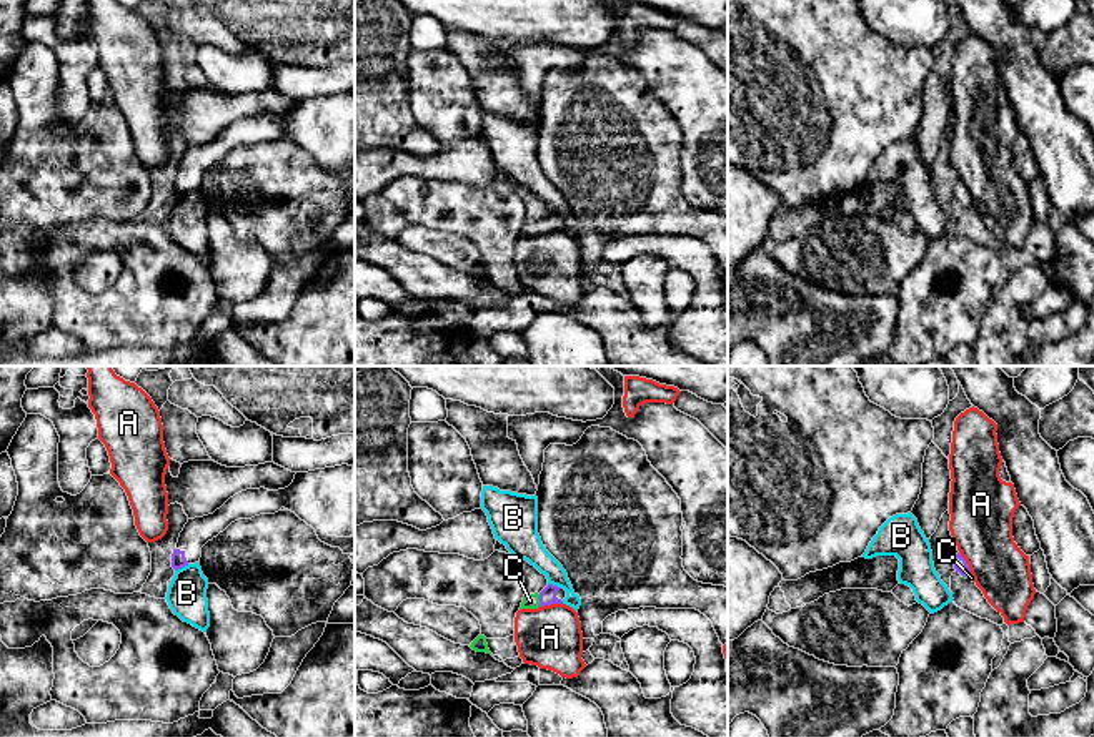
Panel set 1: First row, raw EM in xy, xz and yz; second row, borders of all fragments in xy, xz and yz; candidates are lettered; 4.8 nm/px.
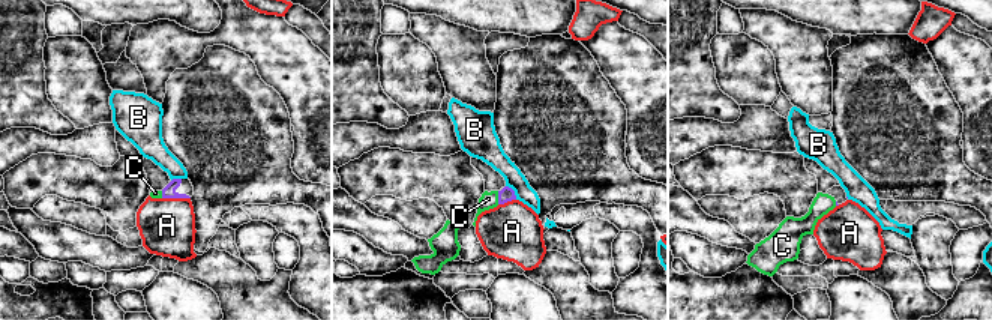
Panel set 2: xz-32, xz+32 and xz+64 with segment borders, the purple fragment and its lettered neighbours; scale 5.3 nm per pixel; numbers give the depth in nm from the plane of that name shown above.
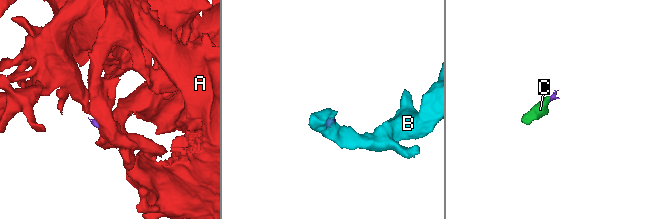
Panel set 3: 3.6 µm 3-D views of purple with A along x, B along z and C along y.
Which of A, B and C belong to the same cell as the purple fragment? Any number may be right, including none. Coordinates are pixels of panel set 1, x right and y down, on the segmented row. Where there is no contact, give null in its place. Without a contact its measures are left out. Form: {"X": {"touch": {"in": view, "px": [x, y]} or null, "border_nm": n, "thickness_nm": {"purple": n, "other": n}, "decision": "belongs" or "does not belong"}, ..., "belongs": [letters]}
{"A": {"touch": {"in": "xz", "px": [550, 604]}, "border_nm": 120, "thickness_nm": {"purple": 80, "other": 300}, "decision": "does not belong"}, "B": {"touch": {"in": "xy", "px": [182, 566]}, "border_nm": 80, "thickness_nm": {"purple": 70, "other": 190}, "decision": "does not belong"}, "C": {"touch": {"in": "xz", "px": [540, 601]}, "border_nm": 60, "thickness_nm": {"purple": 80, "other": 80}, "decision": "belongs"}, "belongs": ["C"]}

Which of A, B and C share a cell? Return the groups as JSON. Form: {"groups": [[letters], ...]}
{"groups": [["A", "B"], ["C"]]}

